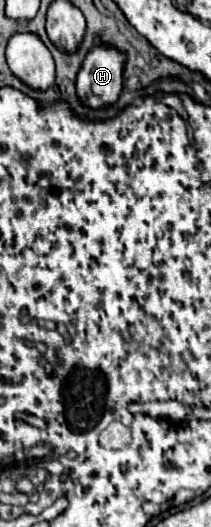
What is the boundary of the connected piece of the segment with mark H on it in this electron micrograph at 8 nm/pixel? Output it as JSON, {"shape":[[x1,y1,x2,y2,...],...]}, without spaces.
{"shape":[[93,46,77,74,77,96,91,108,113,104,123,88,123,54,113,46]]}

